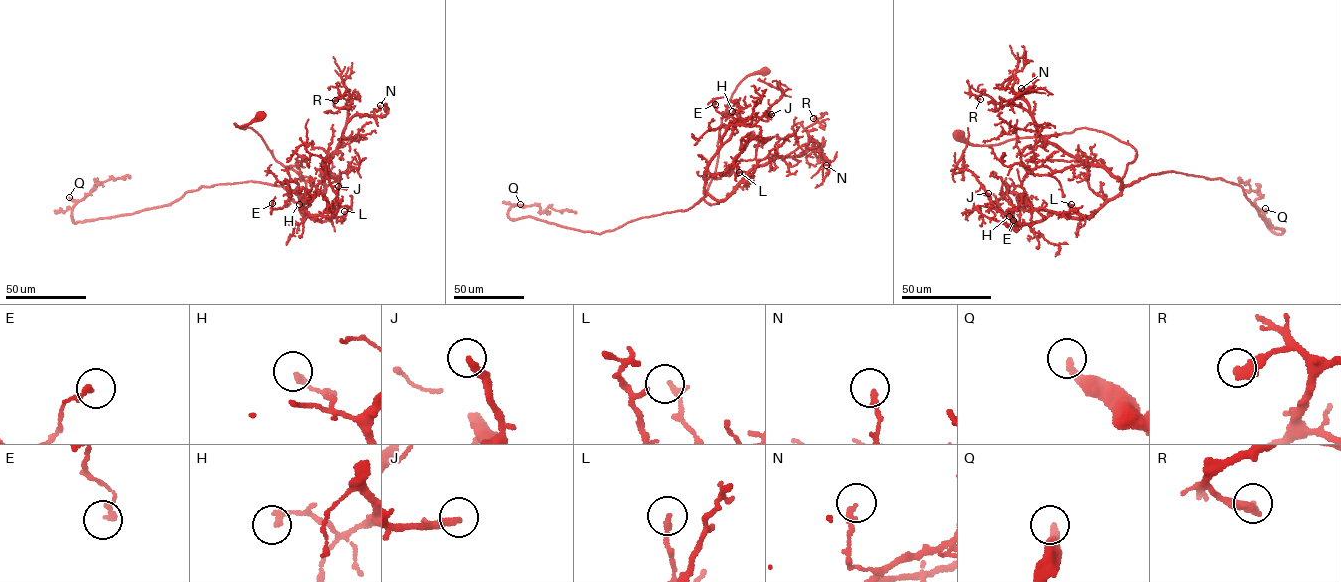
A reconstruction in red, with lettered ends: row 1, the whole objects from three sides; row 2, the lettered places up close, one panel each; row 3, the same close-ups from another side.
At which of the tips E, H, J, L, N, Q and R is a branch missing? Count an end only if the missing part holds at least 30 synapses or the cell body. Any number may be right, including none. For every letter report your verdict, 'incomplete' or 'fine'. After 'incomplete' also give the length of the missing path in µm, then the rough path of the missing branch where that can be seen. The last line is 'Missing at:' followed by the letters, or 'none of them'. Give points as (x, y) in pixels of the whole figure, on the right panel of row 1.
E: fine
H: fine
J: incomplete | 20 µm | (988, 193), (986, 183), (995, 169)
L: fine
N: fine
Q: fine
R: fine
Missing at: J

